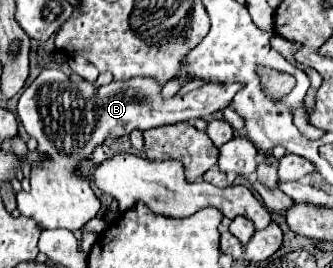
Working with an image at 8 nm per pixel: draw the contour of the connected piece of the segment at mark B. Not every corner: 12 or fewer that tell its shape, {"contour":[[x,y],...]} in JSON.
{"contour":[[45,68],[19,98],[47,162],[17,210],[81,230],[101,208],[77,170],[105,140],[207,118],[239,86],[163,98]]}

